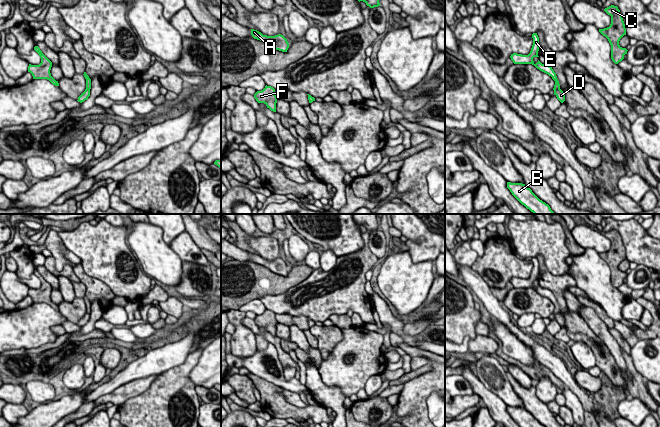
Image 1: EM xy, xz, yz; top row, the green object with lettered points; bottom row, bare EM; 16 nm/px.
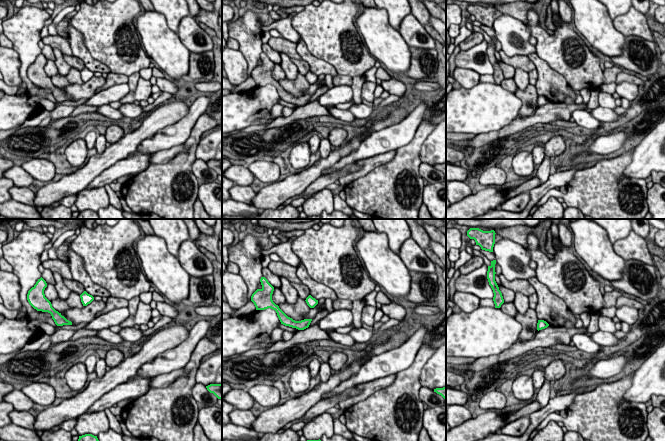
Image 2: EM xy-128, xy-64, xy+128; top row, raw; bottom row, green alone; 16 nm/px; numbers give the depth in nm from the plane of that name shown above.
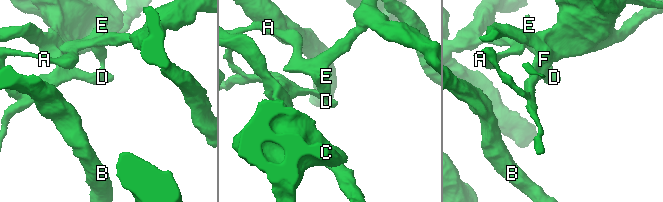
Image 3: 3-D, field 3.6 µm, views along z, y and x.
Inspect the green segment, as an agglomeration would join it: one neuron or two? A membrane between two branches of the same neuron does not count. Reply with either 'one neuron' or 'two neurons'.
two neurons

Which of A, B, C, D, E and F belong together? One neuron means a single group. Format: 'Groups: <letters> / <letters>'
Groups: A B E / C D F

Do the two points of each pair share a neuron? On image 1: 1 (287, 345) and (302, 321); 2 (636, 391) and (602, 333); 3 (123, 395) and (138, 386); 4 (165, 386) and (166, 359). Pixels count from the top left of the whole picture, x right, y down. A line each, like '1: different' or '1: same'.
1: same
2: same
3: same
4: different

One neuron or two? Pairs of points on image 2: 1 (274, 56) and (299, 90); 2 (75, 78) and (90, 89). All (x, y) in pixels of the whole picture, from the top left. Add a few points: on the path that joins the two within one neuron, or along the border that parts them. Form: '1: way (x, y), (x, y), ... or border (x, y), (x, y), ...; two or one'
1: way (283, 64), (290, 71), (294, 81); one
2: border (84, 82), (69, 84), (61, 89); two

